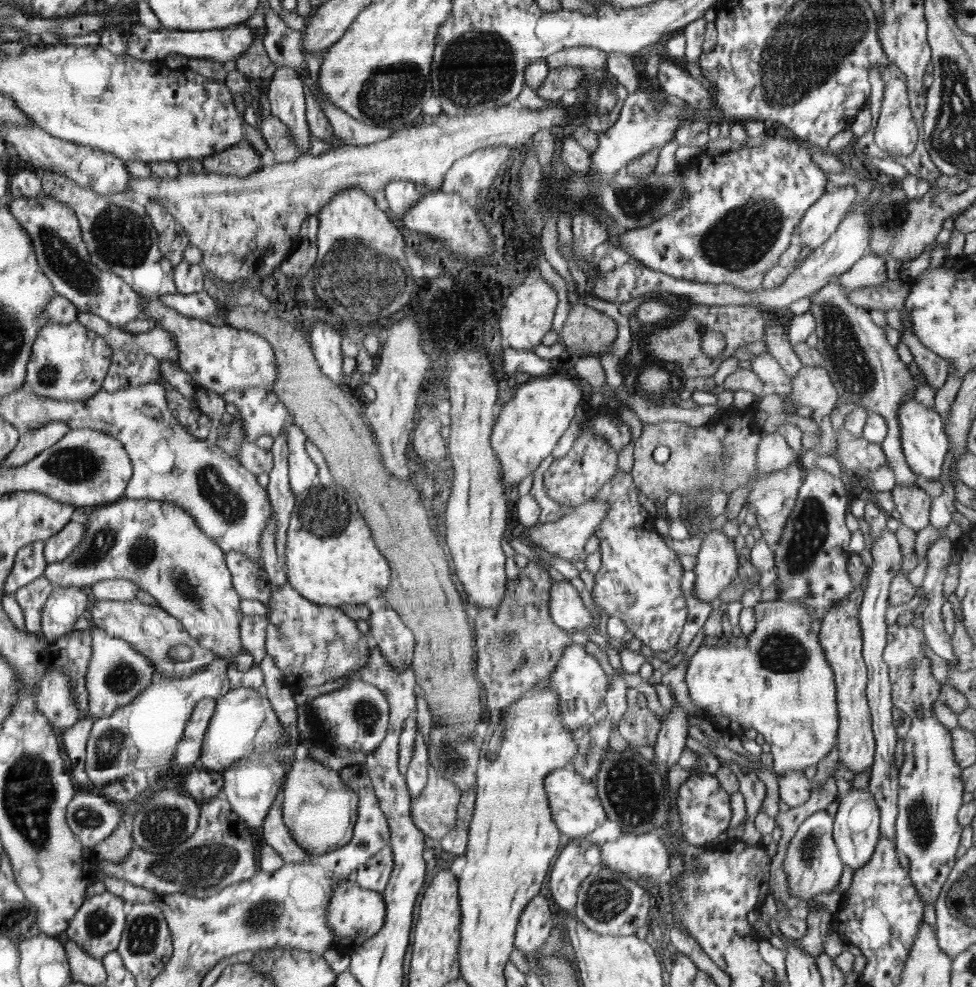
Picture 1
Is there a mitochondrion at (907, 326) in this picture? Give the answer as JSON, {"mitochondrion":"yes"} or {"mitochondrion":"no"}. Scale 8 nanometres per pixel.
{"mitochondrion":"no"}

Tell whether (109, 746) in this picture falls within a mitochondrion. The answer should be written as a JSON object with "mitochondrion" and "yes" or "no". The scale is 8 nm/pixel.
{"mitochondrion":"yes"}

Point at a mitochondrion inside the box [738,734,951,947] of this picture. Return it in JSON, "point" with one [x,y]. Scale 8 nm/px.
{"point":[919,818]}

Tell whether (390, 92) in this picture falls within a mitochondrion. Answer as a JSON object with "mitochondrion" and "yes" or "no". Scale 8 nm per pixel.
{"mitochondrion":"yes"}

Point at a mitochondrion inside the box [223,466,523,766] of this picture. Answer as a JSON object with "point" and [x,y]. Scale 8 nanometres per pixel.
{"point":[327,515]}

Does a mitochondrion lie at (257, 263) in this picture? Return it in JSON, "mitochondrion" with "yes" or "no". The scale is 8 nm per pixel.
{"mitochondrion":"no"}

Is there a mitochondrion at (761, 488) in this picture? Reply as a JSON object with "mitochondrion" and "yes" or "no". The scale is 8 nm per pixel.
{"mitochondrion":"yes"}

